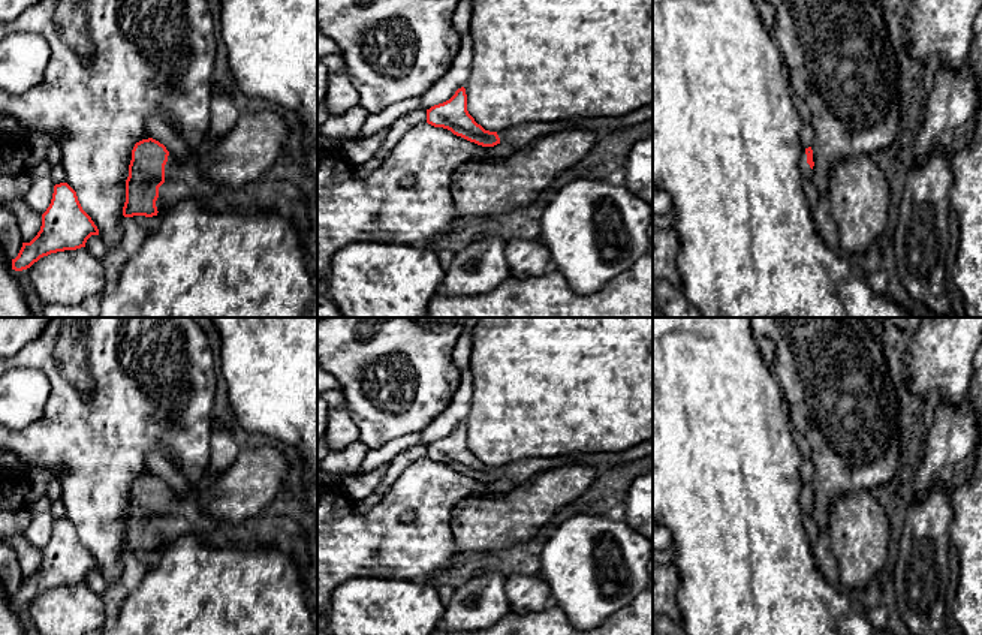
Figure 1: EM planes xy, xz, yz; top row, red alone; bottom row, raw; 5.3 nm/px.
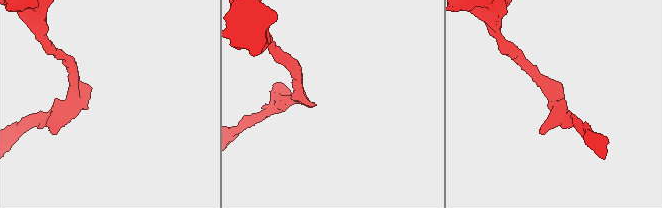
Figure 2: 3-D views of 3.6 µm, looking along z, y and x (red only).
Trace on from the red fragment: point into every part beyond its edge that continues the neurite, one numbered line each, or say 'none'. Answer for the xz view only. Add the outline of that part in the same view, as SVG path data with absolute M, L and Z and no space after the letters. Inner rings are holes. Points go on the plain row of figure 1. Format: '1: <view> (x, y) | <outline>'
1: xz (518, 472) | M530 458L500 466L497 467L497 470L500 473L500 479L509 479L515 485L521 485L531 476L542 473L549 467L561 467L566 464L573 464L573 463L563 463L561 460L552 463L549 458Z

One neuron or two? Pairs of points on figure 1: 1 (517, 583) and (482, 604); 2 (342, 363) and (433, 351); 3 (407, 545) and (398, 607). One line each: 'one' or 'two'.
1: one
2: one
3: two

